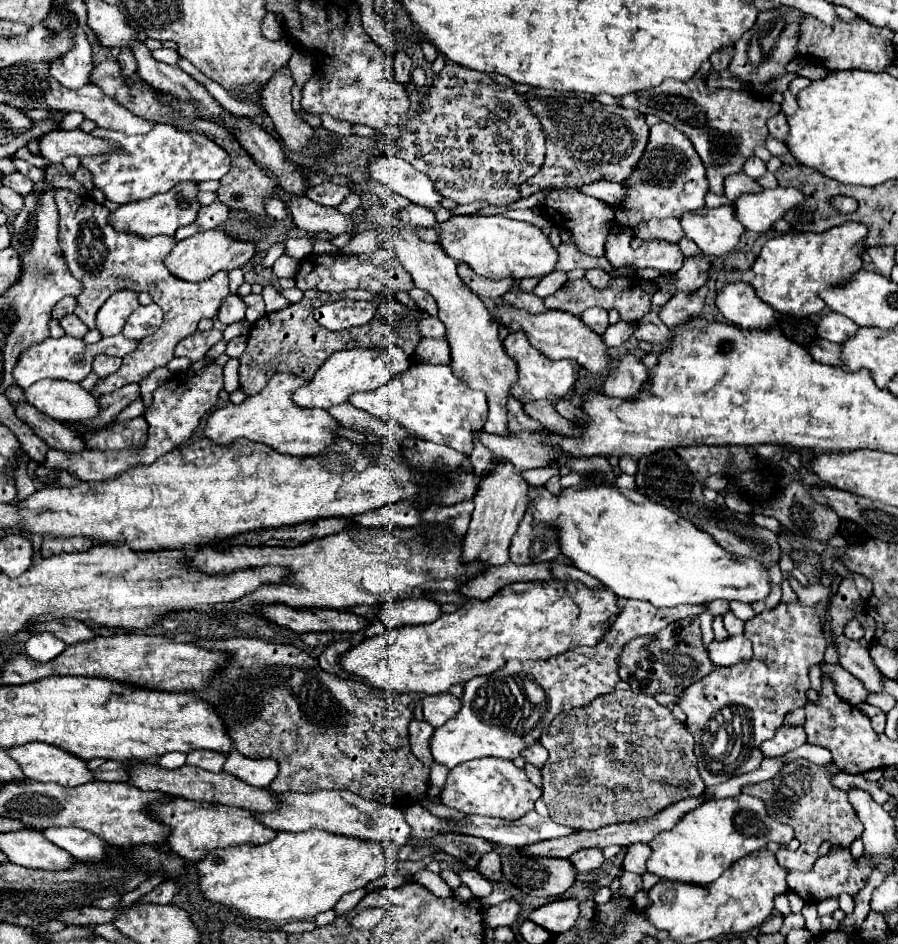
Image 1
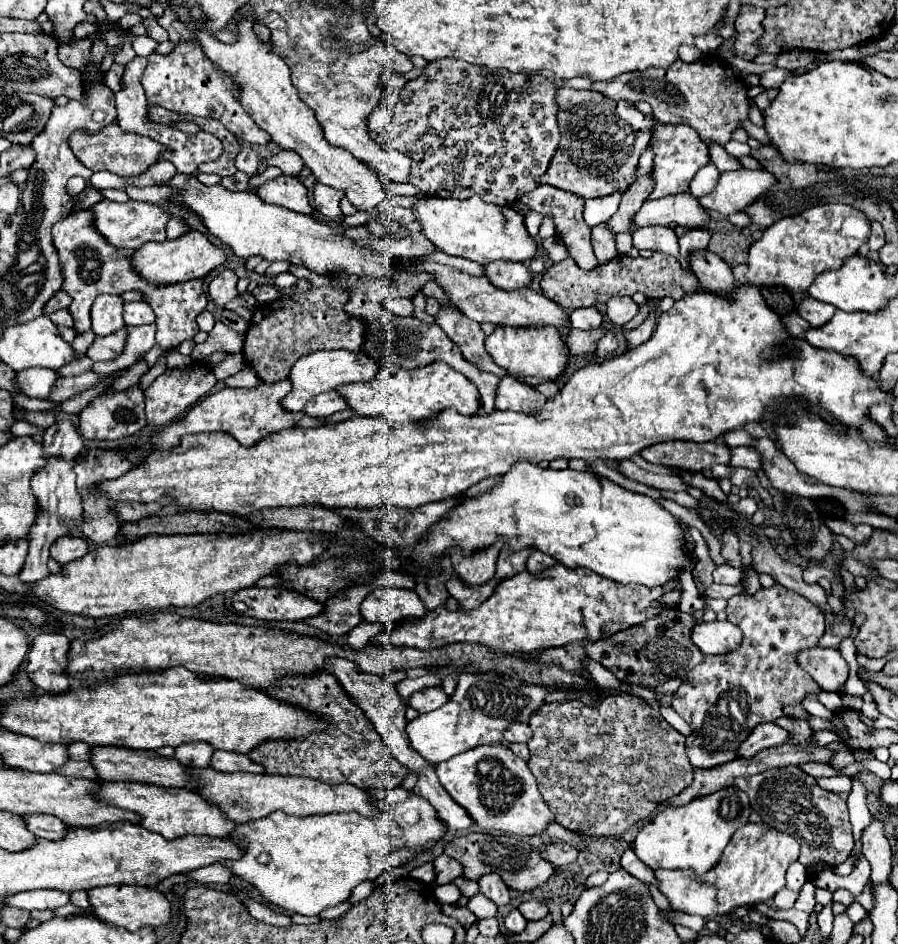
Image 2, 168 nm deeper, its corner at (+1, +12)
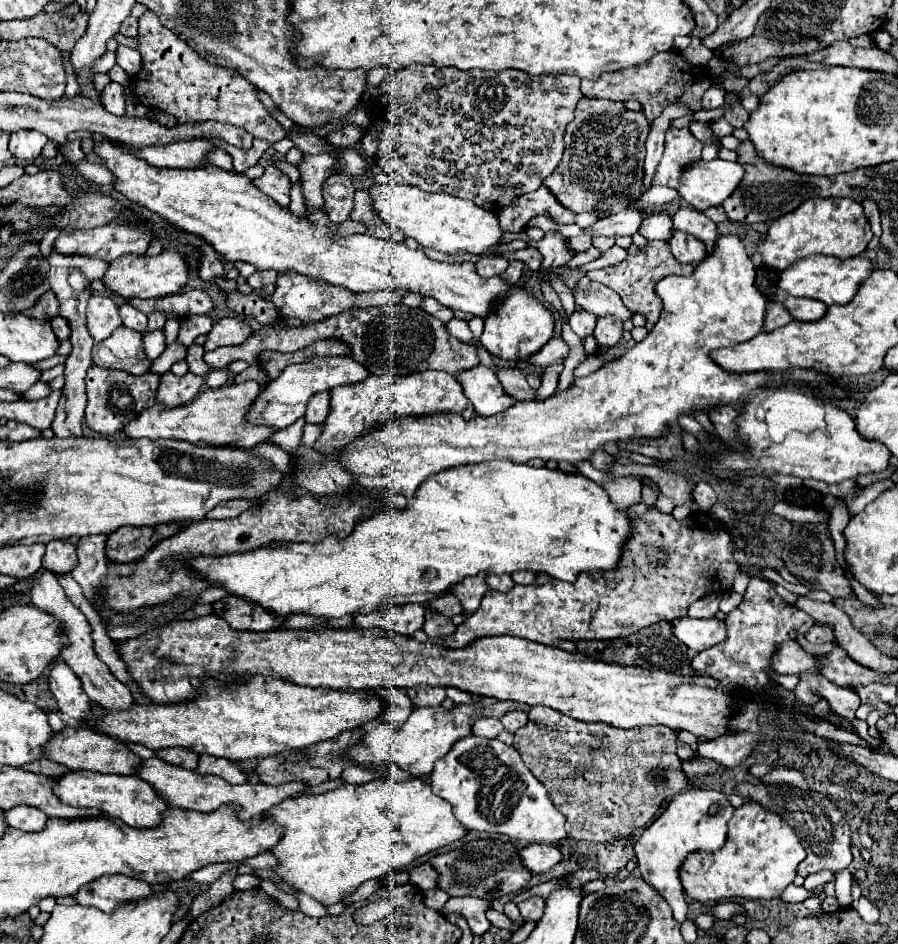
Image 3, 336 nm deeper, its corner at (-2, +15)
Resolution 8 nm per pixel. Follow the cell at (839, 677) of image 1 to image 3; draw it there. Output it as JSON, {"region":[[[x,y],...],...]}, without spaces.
{"region":[[[784,641],[776,647],[772,657],[772,669],[776,673],[792,673],[800,675],[804,671],[818,671],[816,669],[814,655],[806,653],[796,641]]]}

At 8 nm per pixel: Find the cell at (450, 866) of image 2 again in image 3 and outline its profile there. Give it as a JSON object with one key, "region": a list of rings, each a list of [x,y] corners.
{"region":[[[428,863],[416,865],[416,867],[410,869],[410,883],[412,883],[414,887],[422,889],[422,891],[436,887],[434,877],[436,877],[436,873],[434,873],[434,869],[432,869]]]}

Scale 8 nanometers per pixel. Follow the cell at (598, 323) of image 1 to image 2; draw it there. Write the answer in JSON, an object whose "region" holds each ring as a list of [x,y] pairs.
{"region":[[[595,306],[577,308],[569,314],[569,318],[571,318],[571,328],[581,328],[581,330],[593,330],[603,324],[603,316]]]}

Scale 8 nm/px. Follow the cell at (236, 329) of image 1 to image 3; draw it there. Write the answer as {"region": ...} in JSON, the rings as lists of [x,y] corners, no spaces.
{"region":[[[224,317],[214,323],[204,347],[206,351],[214,351],[224,345],[242,345],[250,335],[252,329],[242,317]]]}

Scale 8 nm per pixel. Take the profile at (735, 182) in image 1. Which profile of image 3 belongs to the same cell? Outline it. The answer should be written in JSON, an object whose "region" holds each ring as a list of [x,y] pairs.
{"region":[[[692,121],[692,123],[688,125],[688,129],[690,129],[690,133],[692,133],[696,139],[700,139],[702,143],[716,141],[716,143],[718,143],[718,147],[720,147],[720,139],[718,139],[718,137],[714,137],[714,133],[712,133],[712,131],[710,131],[710,127],[708,127],[708,123],[704,123],[704,121]]]}

